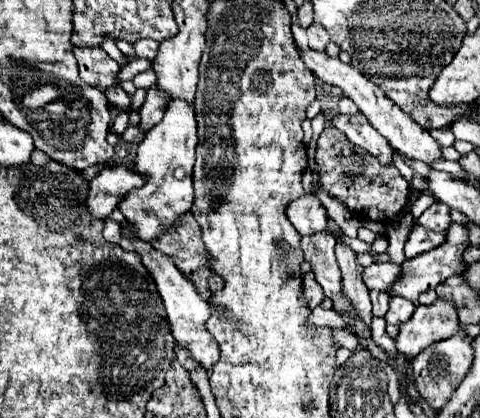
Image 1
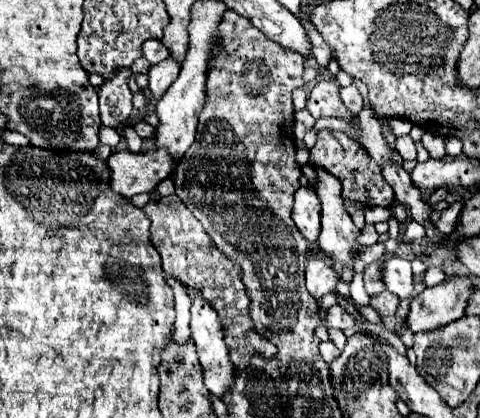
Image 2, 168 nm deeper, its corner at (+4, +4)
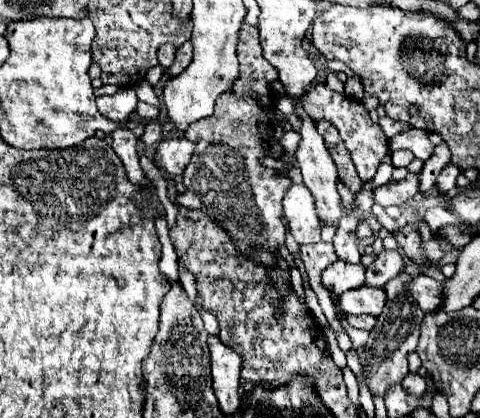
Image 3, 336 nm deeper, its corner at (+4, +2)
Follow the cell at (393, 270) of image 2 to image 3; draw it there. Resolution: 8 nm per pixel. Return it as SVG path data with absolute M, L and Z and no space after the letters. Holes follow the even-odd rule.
M418 274L408 282L408 292L414 296L414 300L424 312L432 312L436 310L436 302L440 302L440 286L442 282L426 274Z

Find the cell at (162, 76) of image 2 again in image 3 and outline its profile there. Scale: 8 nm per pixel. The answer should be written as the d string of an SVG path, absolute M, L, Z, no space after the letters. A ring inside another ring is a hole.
M184 42L178 50L176 50L176 60L172 62L172 66L166 68L164 76L166 78L174 78L176 74L184 72L184 68L192 62L192 44L190 42Z

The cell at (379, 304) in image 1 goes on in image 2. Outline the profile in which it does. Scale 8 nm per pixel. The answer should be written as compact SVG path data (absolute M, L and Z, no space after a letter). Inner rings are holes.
M384 258L366 266L366 270L364 270L364 286L370 296L384 292L384 282L380 280L380 268L384 268Z

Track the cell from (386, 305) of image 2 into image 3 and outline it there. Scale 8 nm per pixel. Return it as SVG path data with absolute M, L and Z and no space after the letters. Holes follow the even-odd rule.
M360 286L354 290L346 290L340 296L340 304L346 314L378 316L386 306L386 292L382 288Z

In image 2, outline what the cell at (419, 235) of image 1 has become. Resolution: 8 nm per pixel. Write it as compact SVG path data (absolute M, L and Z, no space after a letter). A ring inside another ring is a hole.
M464 200L452 202L446 210L442 212L432 212L432 222L440 232L452 232L456 228L456 220L460 220L460 208L464 208Z

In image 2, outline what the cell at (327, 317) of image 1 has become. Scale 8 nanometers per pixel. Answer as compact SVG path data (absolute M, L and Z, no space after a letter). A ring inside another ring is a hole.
M336 304L328 310L328 322L330 322L330 326L334 326L338 330L346 330L346 328L356 326L356 320L352 320L352 316L348 316L348 312L340 304Z

